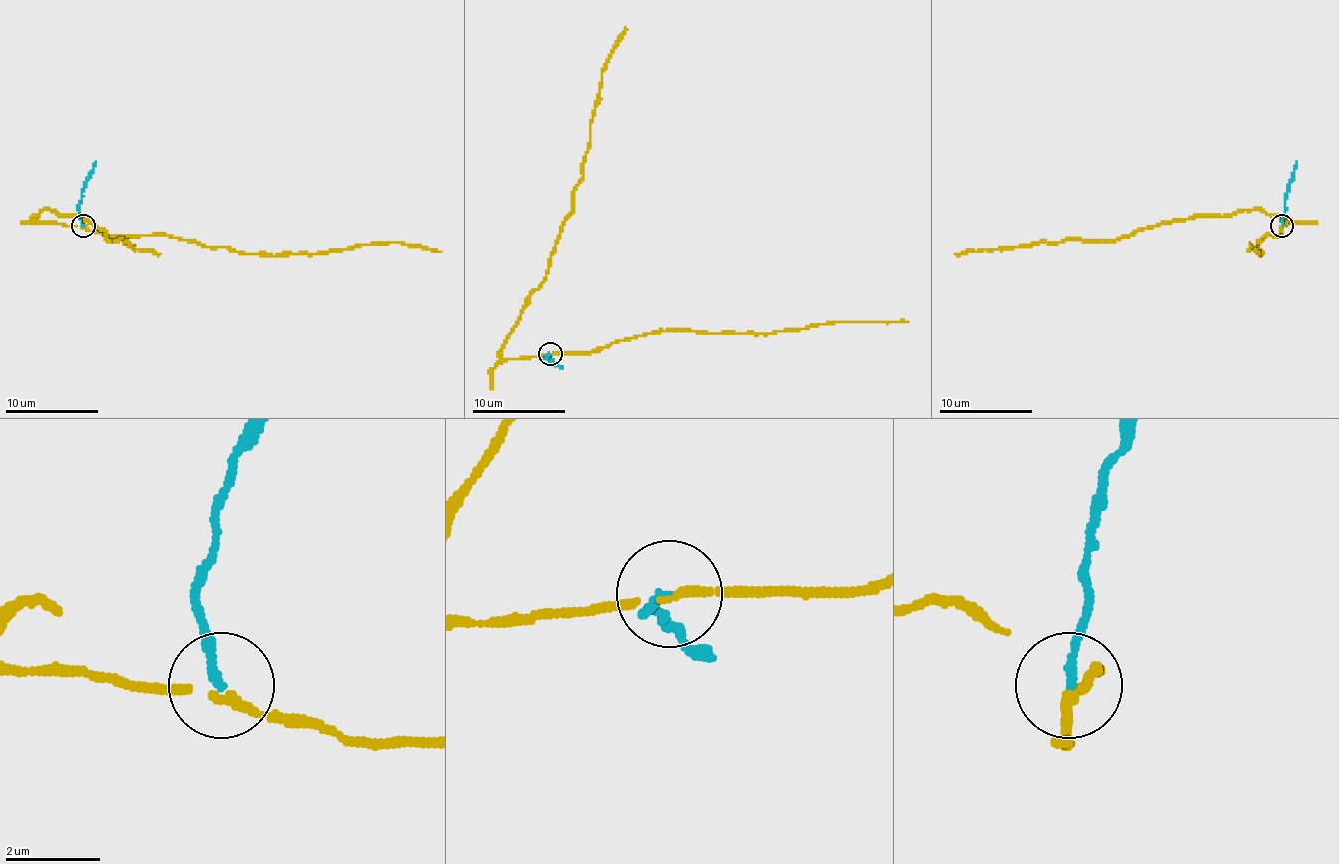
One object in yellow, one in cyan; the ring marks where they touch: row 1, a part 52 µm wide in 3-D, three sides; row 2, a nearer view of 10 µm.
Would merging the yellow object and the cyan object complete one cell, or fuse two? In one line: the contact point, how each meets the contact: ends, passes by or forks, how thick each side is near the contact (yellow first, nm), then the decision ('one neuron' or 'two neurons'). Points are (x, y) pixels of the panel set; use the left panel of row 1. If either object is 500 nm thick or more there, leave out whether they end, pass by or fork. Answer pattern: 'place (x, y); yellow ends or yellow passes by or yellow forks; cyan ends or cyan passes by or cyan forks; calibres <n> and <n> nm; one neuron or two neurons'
place (83, 225); yellow passes by; cyan ends; calibres 150 and 170 nm; two neurons

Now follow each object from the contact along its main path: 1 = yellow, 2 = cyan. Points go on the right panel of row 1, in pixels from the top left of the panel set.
1: (1282, 226), (1287, 224), (1284, 219), (1257, 210), (1164, 221), (1115, 240), (1071, 240), (955, 254)
2: (1282, 226), (1284, 200), (1296, 161)

